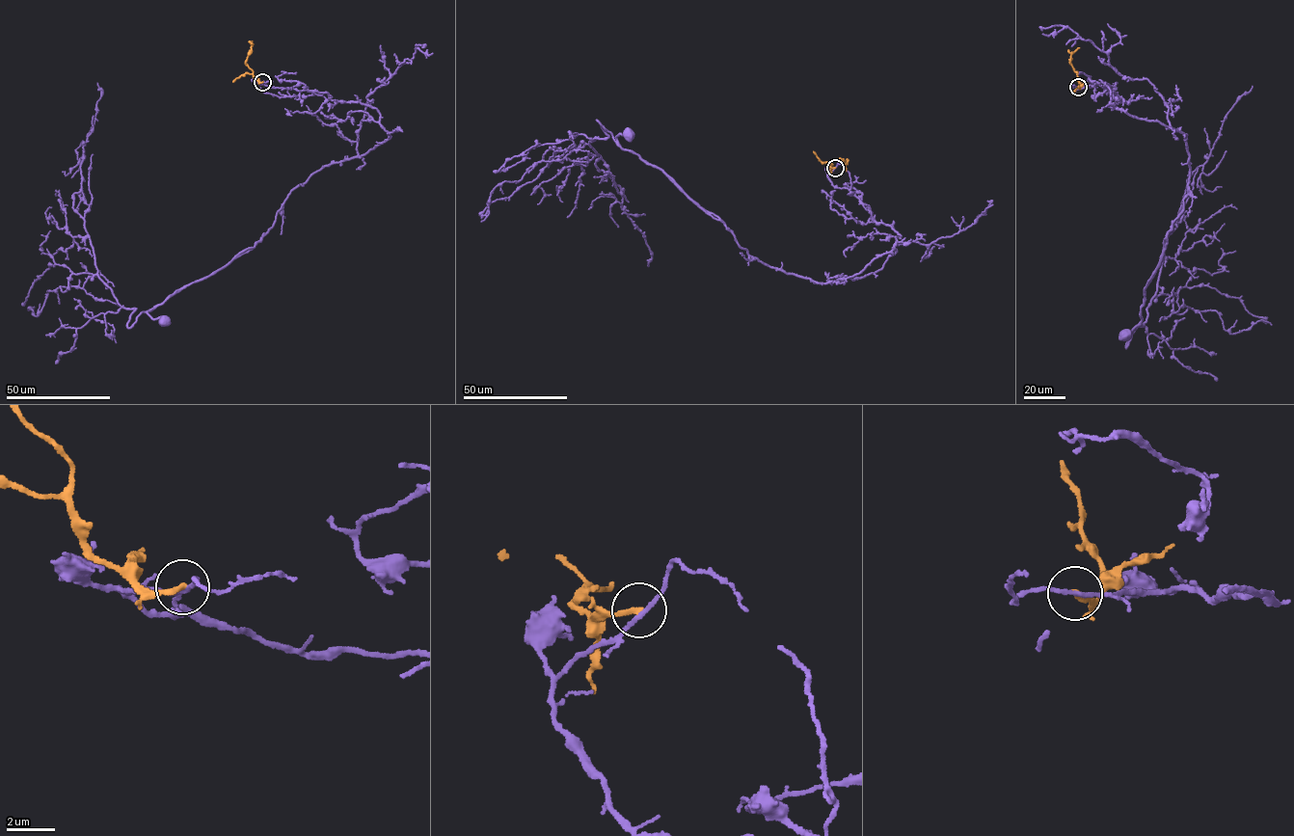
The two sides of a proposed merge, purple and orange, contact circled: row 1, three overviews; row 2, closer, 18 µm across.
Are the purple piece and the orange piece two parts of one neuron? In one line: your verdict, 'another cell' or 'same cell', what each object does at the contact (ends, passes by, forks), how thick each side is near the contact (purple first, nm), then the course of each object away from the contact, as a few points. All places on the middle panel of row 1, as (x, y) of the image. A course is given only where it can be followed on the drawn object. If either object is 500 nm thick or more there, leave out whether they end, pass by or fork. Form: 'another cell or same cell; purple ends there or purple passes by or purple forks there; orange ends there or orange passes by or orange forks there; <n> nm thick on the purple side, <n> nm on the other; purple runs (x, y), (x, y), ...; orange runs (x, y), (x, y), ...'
another cell; purple passes by; orange ends there; 170 nm thick on the purple side, 240 nm on the other; purple runs (835, 167), (832, 184), (901, 237), (860, 272), (817, 283), (748, 255), (621, 147), (617, 136), (630, 134); orange runs (834, 167), (829, 167), (832, 165), (831, 161), (841, 159), (846, 164), (846, 171)

